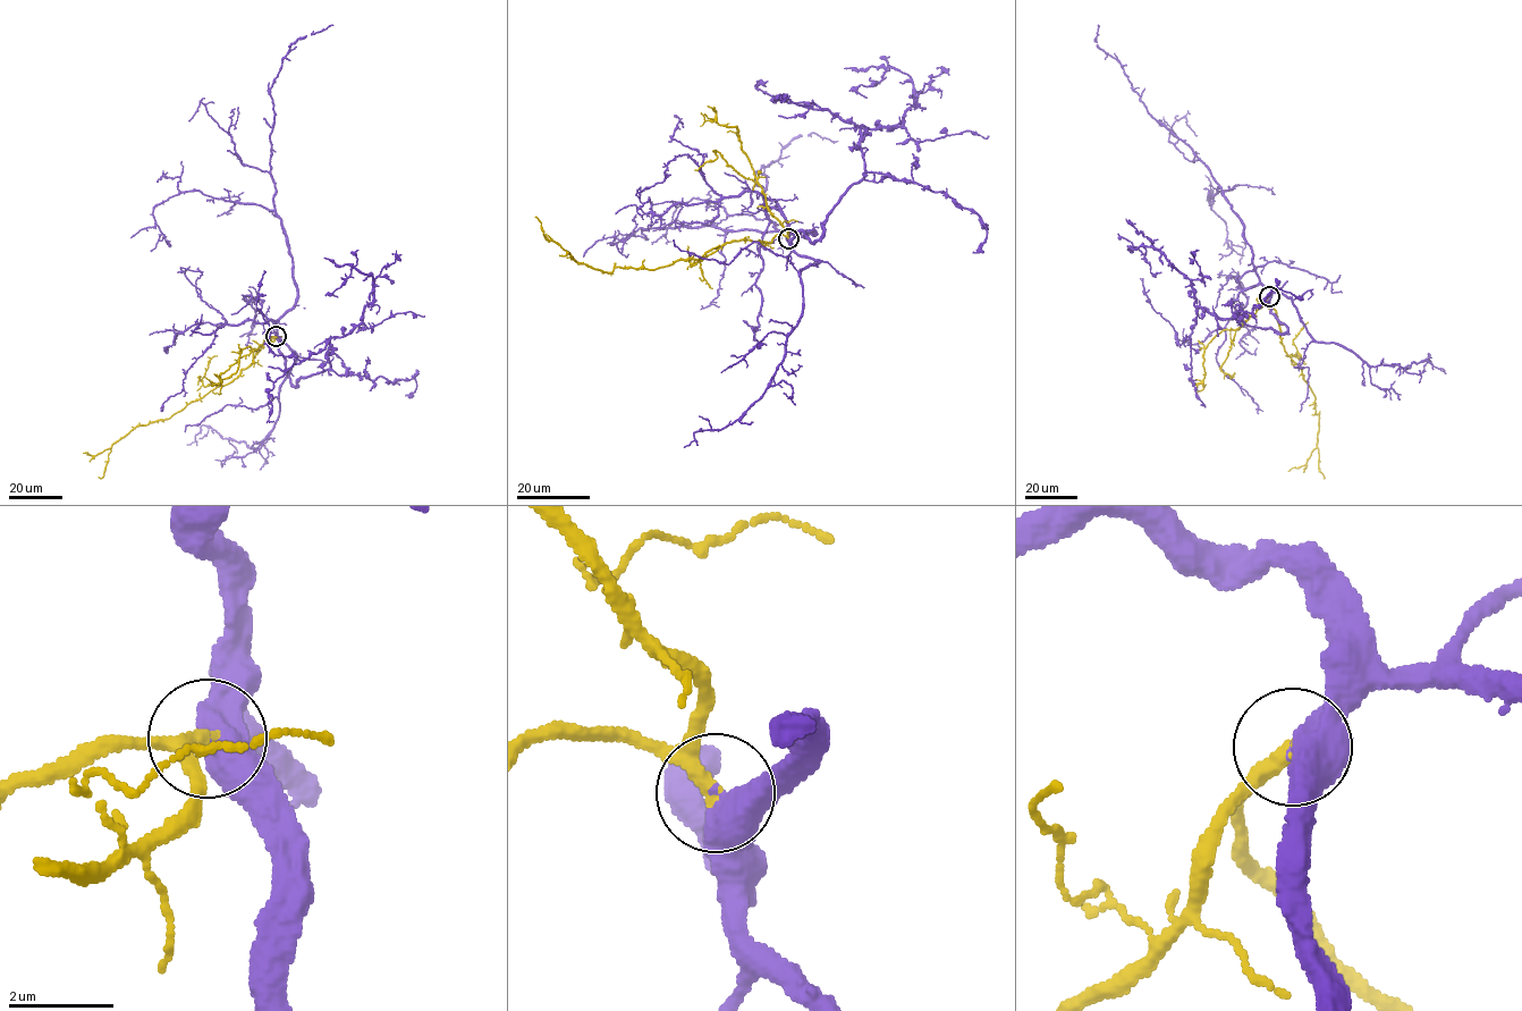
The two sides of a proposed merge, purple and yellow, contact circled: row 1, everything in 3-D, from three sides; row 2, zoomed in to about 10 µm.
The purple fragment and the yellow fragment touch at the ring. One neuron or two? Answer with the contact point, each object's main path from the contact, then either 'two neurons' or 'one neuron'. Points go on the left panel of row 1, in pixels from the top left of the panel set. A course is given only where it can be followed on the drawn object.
at (276, 336); purple runs (275, 336), (276, 325), (294, 303), (297, 292), (293, 259), (273, 200), (270, 87), (290, 44), (332, 25); yellow runs (275, 336), (264, 340), (253, 361), (229, 382), (191, 401), (170, 416), (134, 427), (94, 455), (83, 453); one neuron

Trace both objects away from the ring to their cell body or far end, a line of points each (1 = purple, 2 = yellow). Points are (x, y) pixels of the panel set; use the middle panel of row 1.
1: (788, 238), (812, 229), (814, 236), (774, 228), (766, 215), (766, 176), (759, 171), (802, 135), (837, 141)
2: (788, 238), (742, 238), (695, 260), (605, 272), (549, 241), (535, 216)

